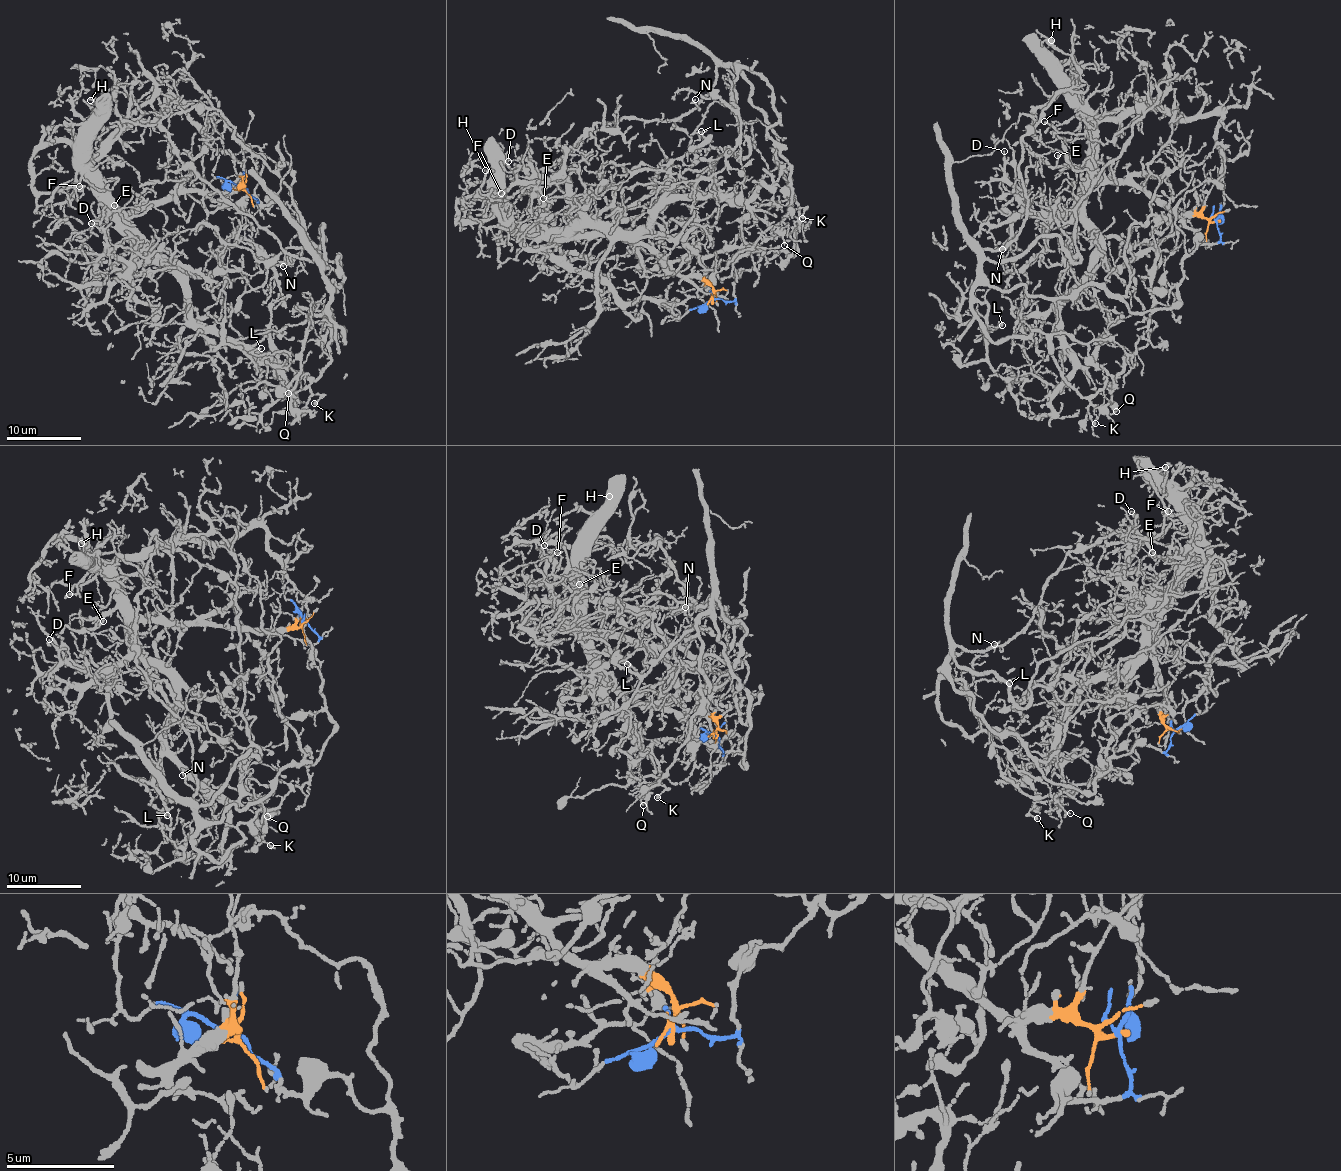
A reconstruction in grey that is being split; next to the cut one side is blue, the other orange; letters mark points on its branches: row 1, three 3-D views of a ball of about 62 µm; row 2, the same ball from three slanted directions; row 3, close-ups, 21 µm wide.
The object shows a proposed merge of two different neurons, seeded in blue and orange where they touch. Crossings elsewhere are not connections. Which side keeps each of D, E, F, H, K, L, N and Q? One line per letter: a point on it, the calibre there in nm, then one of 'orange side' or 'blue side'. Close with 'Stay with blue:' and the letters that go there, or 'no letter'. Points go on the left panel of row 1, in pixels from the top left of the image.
D: at (91, 223); 80 nm thick; orange side
E: at (114, 205); 160 nm thick; orange side
F: at (79, 186); 140 nm thick; orange side
H: at (90, 100); 200 nm thick; orange side
K: at (314, 403); 170 nm thick; blue side
L: at (261, 348); 130 nm thick; blue side
N: at (283, 266); 170 nm thick; blue side
Q: at (288, 393); 110 nm thick; blue side
Stay with blue: K, L, N, Q

